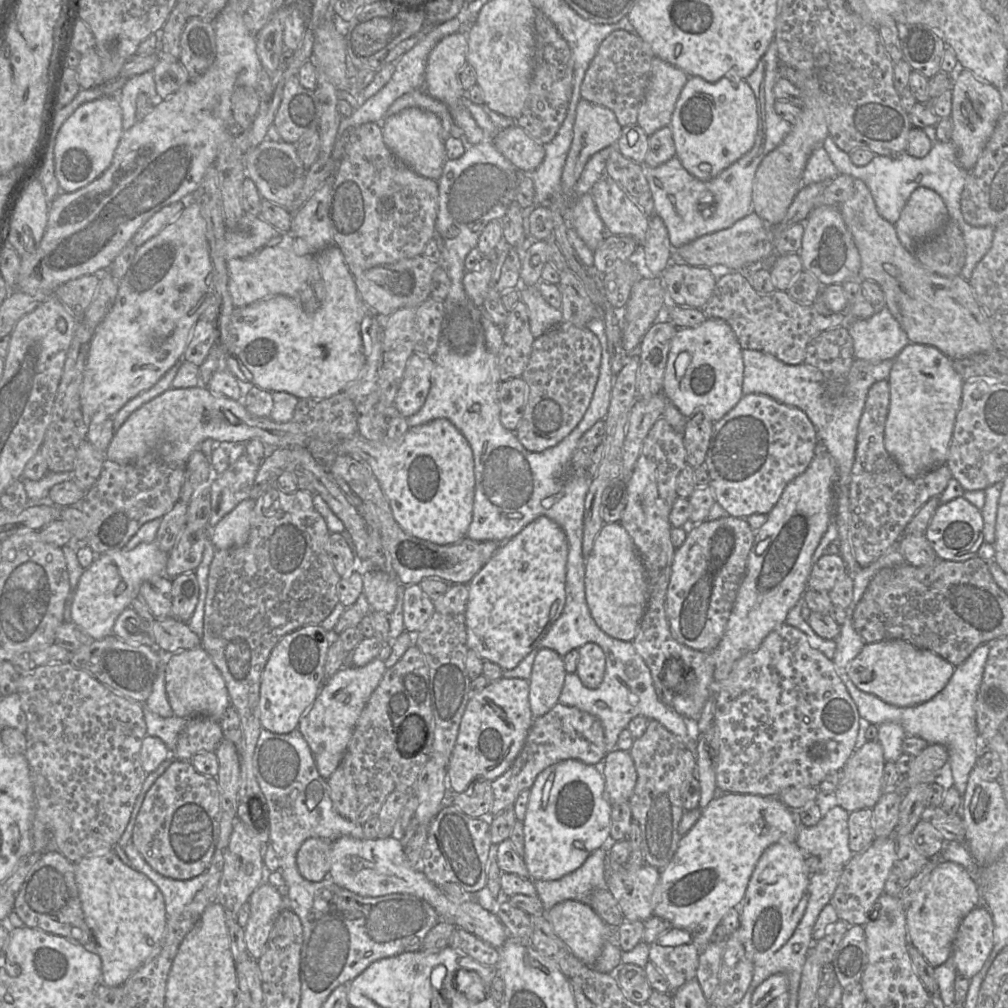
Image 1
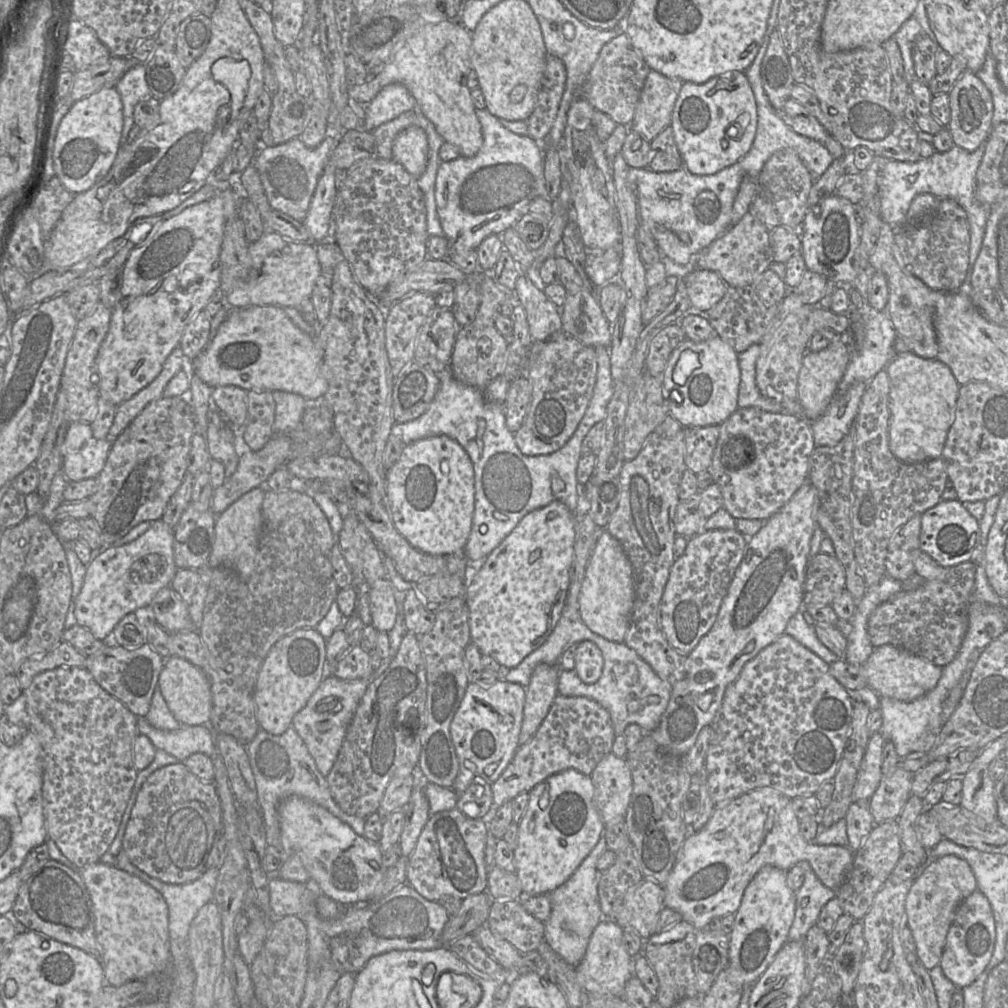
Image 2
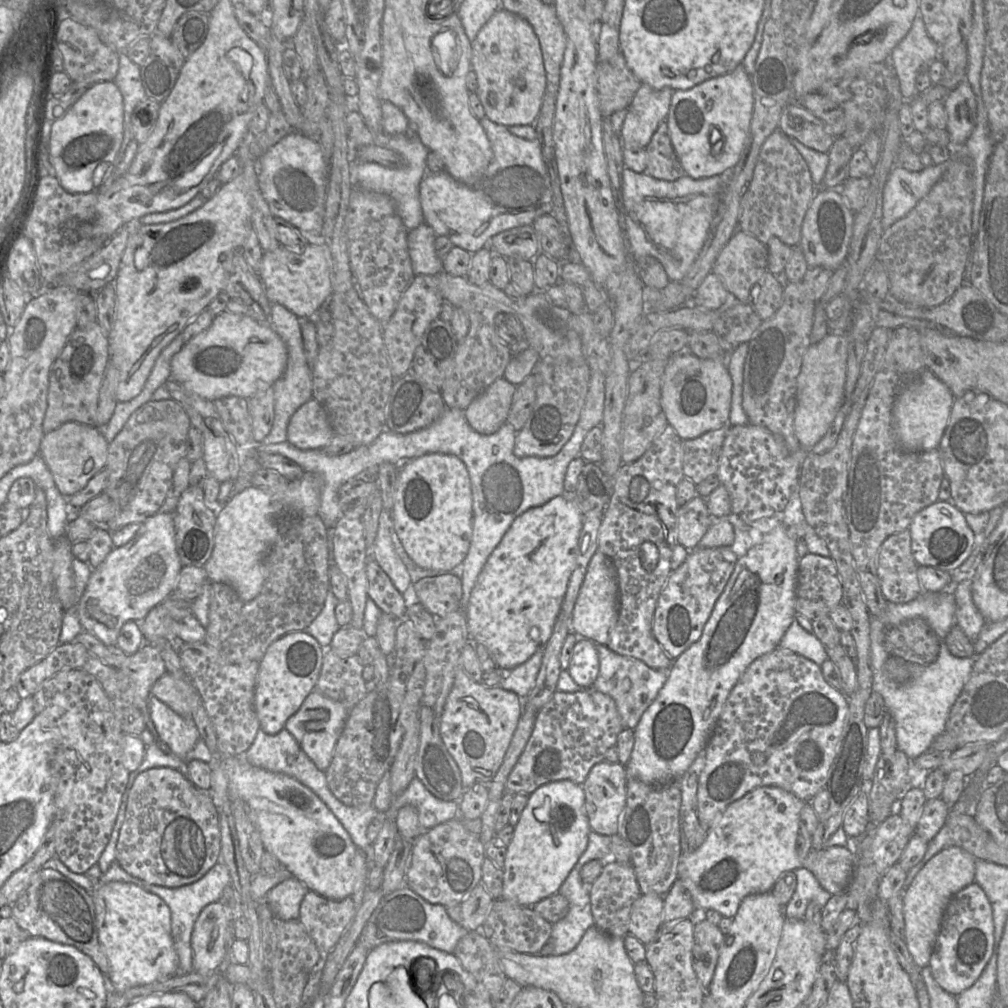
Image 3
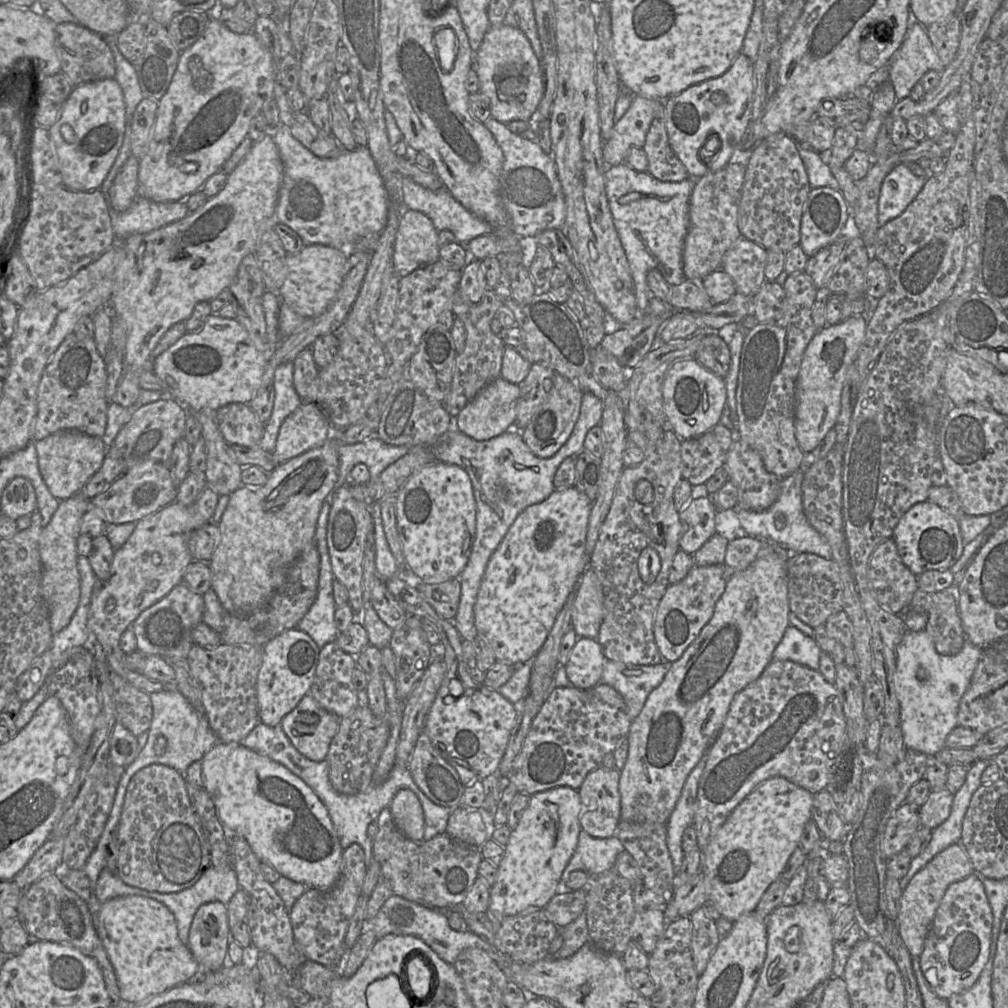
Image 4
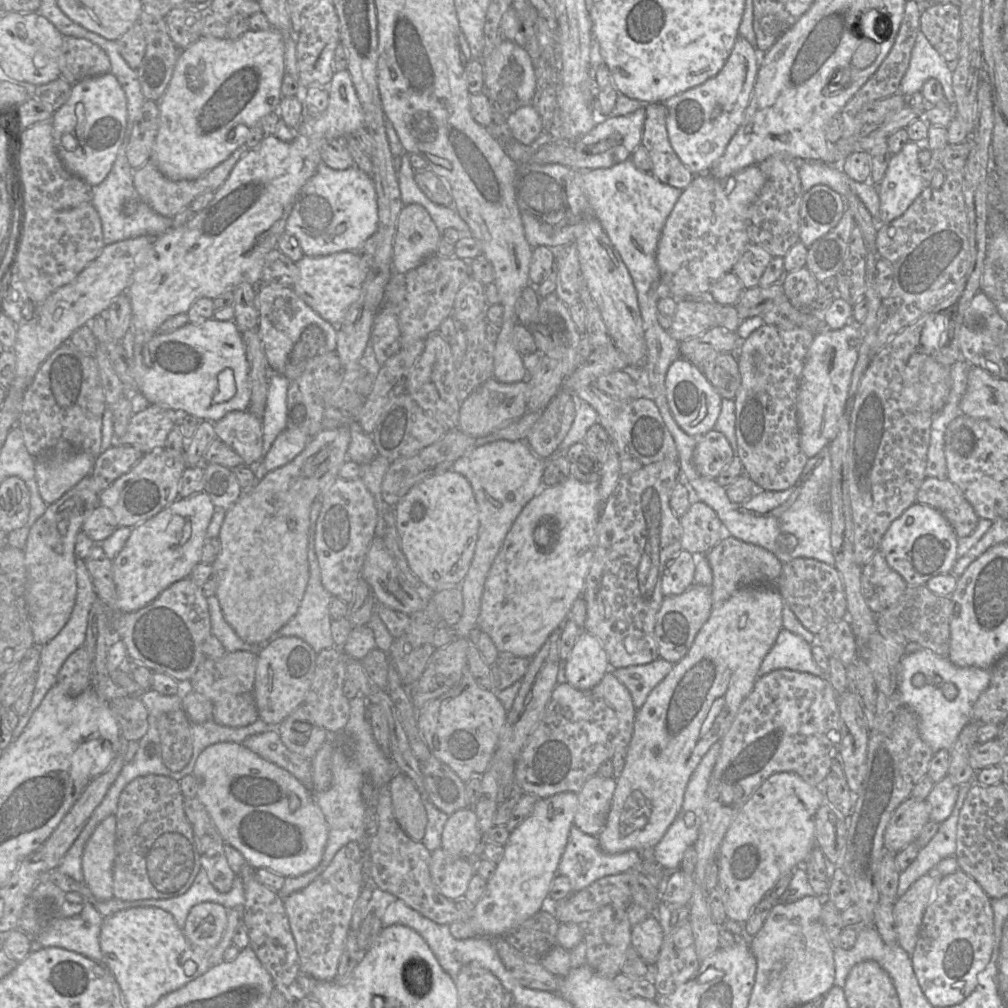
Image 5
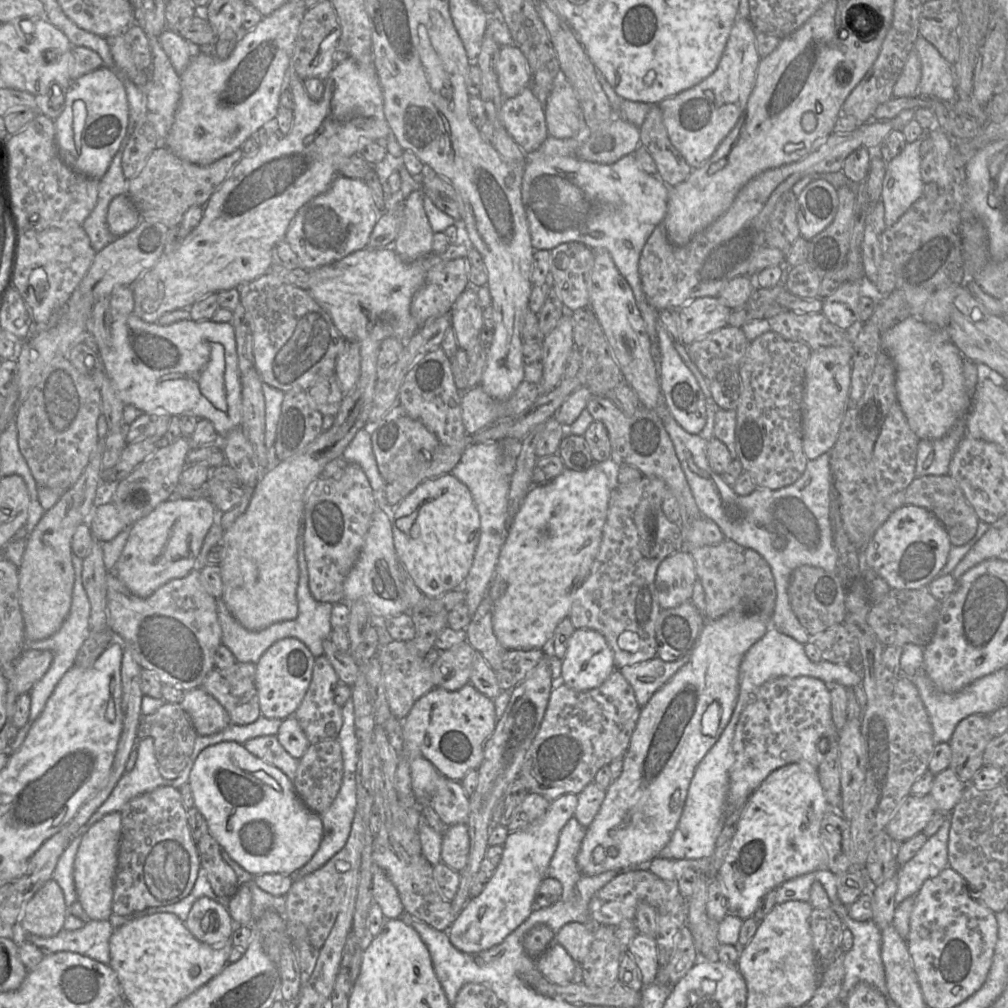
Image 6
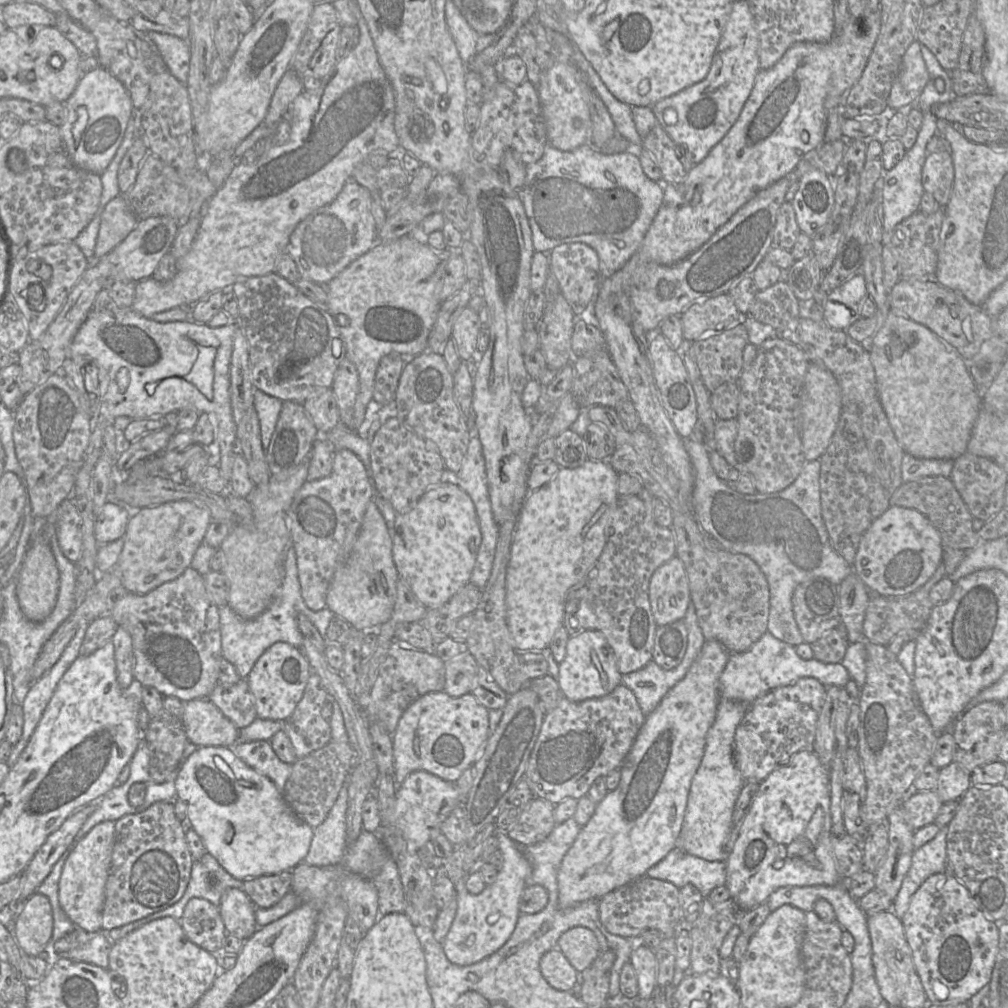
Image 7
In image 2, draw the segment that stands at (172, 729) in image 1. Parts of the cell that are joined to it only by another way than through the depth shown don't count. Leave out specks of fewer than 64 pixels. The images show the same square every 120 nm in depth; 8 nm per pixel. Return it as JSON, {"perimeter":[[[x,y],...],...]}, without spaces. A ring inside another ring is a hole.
{"perimeter":[[[145,717],[138,718],[138,731],[146,735],[156,749],[163,750],[184,762],[194,753],[209,757],[217,752],[215,733],[209,725],[182,725],[174,731],[164,731],[151,726]]]}

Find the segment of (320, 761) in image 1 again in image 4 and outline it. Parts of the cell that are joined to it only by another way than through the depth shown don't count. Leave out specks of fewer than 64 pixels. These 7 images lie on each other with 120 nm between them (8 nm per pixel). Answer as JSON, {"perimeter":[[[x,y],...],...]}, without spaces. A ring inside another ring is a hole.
{"perimeter":[[[308,694],[282,718],[280,726],[303,756],[319,762],[326,759],[330,743],[338,732],[340,718],[319,706]]]}

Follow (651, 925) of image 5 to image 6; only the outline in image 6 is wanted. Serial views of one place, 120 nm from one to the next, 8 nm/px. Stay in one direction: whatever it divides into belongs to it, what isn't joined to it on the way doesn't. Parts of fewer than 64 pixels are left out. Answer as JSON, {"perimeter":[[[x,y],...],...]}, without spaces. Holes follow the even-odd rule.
{"perimeter":[[[637,933],[628,946],[628,953],[640,970],[643,986],[655,983],[659,969],[656,938]]]}

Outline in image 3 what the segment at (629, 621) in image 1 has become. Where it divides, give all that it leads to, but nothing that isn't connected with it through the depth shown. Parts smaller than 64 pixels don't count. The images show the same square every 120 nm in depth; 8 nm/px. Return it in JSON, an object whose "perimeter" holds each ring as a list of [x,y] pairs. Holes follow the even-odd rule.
{"perimeter":[[[599,550],[592,557],[572,613],[572,631],[579,638],[607,645],[610,630],[619,614],[619,588],[616,570],[611,561]]]}

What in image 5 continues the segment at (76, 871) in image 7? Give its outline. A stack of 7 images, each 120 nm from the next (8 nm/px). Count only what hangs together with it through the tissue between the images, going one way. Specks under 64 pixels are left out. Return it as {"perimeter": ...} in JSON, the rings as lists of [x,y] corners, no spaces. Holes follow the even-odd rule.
{"perimeter":[[[116,816],[105,818],[88,839],[82,854],[84,884],[97,901],[113,898]]]}

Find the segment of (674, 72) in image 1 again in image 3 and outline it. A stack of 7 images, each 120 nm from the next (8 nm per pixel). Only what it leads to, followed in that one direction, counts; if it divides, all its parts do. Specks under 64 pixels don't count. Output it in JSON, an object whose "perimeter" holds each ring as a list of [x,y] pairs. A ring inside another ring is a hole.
{"perimeter":[[[642,83],[627,109],[619,133],[624,147],[646,148],[661,122],[666,120],[674,90],[654,89]]]}

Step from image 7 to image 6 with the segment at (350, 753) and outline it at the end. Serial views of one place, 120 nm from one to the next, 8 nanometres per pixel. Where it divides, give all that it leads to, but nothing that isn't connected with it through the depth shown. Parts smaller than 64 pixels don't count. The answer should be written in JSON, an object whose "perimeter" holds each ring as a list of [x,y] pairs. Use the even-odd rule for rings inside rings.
{"perimeter":[[[326,740],[310,745],[302,758],[293,780],[293,787],[301,802],[318,815],[324,813],[332,804],[341,787],[343,778],[343,757],[339,742]]]}

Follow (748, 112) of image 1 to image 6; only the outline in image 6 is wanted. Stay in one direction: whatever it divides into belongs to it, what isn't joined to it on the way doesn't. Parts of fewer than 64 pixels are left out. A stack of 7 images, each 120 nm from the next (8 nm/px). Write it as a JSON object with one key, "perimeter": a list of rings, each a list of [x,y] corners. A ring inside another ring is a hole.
{"perimeter":[[[737,18],[716,70],[697,85],[658,104],[671,143],[693,169],[713,155],[738,122],[754,88],[760,60],[750,19]]]}

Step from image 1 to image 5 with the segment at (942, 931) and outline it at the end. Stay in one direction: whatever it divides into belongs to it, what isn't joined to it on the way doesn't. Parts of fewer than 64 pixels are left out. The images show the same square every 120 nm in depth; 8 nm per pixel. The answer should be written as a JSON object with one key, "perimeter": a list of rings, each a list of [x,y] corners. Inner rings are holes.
{"perimeter":[[[947,857],[929,873],[918,878],[903,896],[896,899],[893,915],[897,942],[909,955],[915,950],[924,912],[933,899],[938,882],[958,869],[956,857]]]}

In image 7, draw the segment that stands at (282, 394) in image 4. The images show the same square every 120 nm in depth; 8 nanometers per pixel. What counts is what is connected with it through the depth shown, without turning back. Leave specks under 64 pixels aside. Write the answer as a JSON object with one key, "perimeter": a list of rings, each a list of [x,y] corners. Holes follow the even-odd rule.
{"perimeter":[[[254,389],[253,398],[253,405],[259,418],[262,447],[266,453],[282,409],[283,401],[267,395],[259,389]]]}

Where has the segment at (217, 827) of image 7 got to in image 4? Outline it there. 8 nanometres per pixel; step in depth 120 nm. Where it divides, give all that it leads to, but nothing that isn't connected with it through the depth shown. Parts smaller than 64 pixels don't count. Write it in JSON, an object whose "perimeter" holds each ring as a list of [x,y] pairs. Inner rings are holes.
{"perimeter":[[[219,742],[204,755],[201,765],[203,789],[210,795],[220,821],[229,834],[242,836],[247,841],[260,862],[269,864],[281,876],[321,891],[337,883],[344,849],[326,806],[302,779],[241,743]]]}

